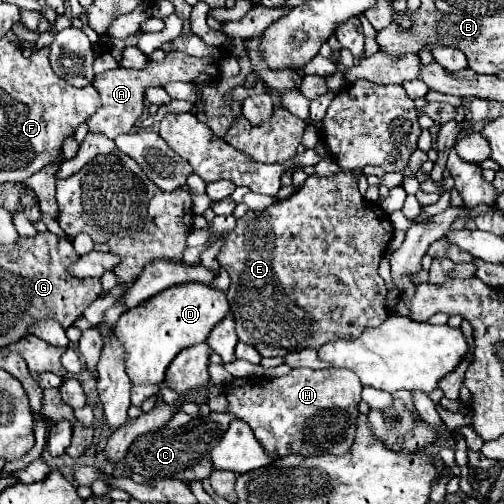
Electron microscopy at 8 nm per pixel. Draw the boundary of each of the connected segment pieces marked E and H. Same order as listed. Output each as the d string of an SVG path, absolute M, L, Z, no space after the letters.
M339 170L337 174L329 178L321 176L309 176L305 184L287 200L275 202L275 206L269 206L267 210L255 210L253 214L245 214L243 218L237 220L235 230L229 232L223 250L219 252L217 260L221 268L225 268L231 276L231 288L227 290L227 298L231 304L231 312L235 318L235 330L241 342L255 346L255 350L261 356L287 356L291 352L299 352L303 348L321 348L327 342L335 342L341 338L357 338L365 328L379 326L387 318L387 308L385 308L385 296L387 296L387 284L383 278L377 274L379 262L393 238L393 226L389 222L389 216L375 204L369 204L361 198L357 190L357 176L351 170Z
M295 368L283 378L233 378L227 384L227 414L233 414L237 420L247 422L255 432L263 448L277 456L287 454L345 454L355 440L355 422L359 418L357 404L361 400L361 382L351 370L311 370Z

